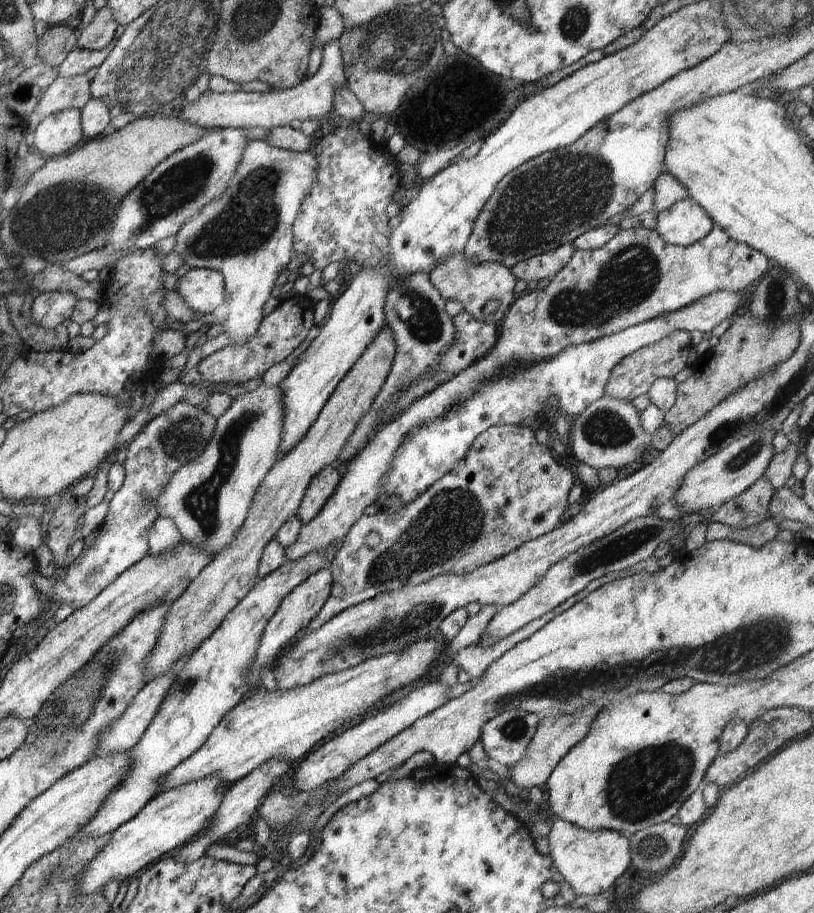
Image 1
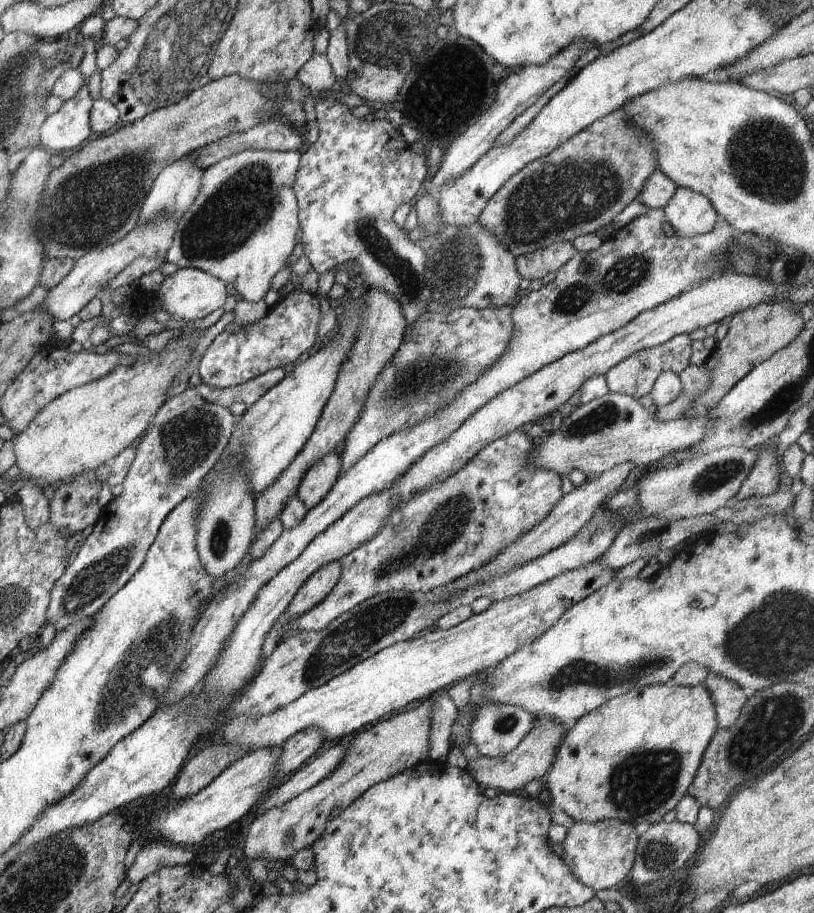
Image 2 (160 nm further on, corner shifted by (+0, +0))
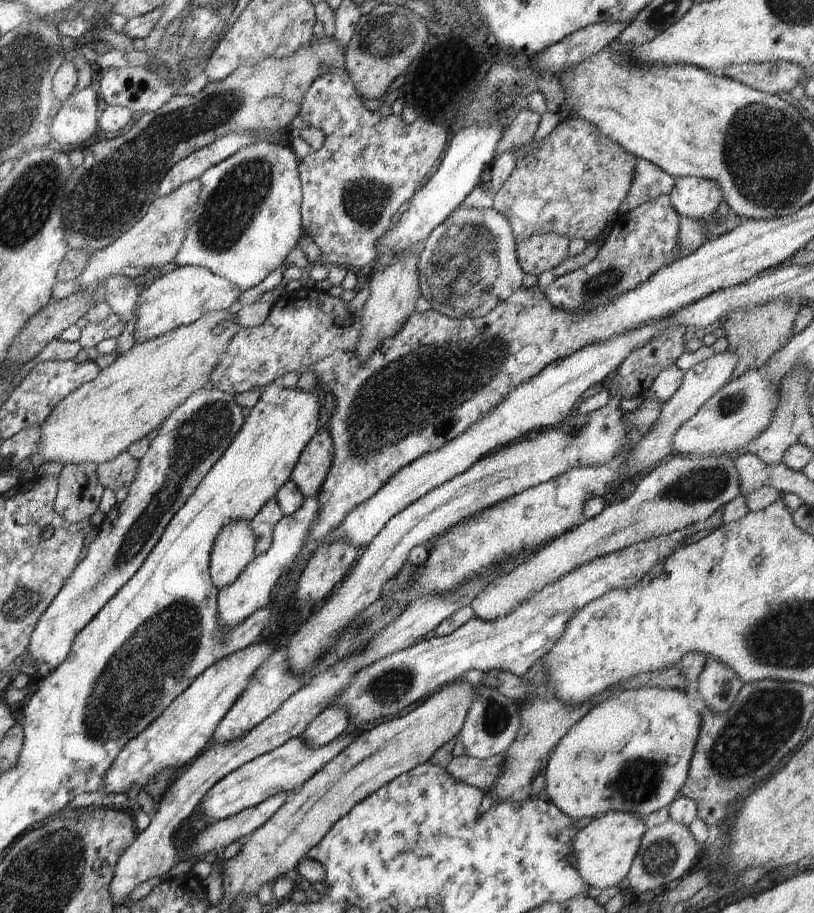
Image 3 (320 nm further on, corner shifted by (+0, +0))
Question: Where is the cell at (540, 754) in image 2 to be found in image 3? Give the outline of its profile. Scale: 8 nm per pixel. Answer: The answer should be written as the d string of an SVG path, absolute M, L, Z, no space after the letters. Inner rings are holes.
M462 754L454 757L445 769L452 778L479 788L486 794L501 773L503 764L502 755L479 759Z

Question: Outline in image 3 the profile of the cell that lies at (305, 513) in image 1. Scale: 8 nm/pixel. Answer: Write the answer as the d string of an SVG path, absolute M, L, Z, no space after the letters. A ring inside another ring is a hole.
M326 425L320 426L304 447L291 480L306 497L316 497L333 461L333 440Z

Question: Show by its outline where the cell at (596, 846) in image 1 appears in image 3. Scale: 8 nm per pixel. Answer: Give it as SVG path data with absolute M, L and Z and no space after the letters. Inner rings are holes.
M609 812L596 817L587 827L577 832L571 852L578 862L577 871L588 887L612 888L628 876L641 838L648 829L640 815Z

